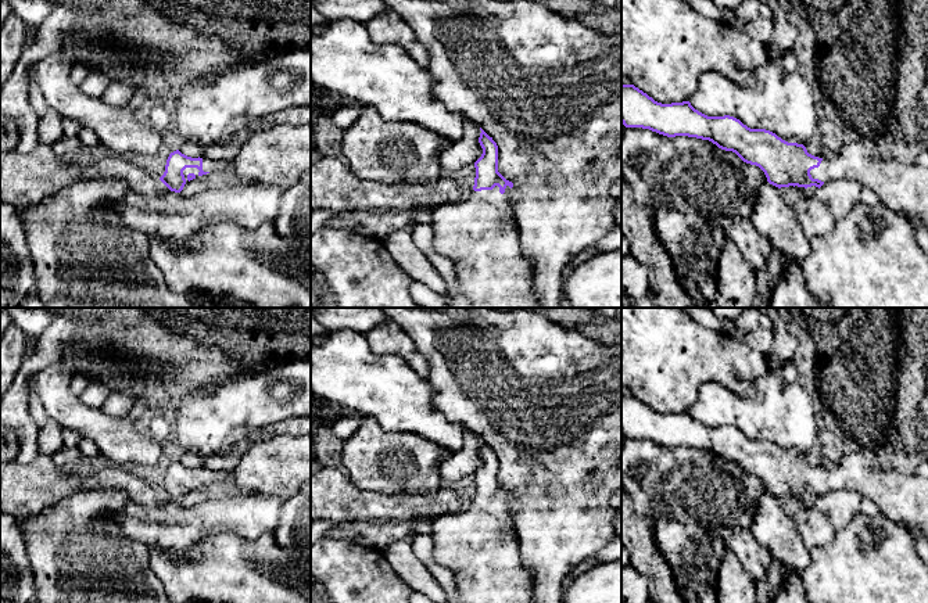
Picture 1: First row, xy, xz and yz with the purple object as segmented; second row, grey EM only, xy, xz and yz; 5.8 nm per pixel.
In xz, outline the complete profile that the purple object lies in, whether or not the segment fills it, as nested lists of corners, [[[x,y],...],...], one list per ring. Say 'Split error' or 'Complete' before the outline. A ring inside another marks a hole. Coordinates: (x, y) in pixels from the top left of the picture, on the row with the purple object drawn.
Split error. [[[481,128],[481,157],[474,162],[470,194],[433,209],[434,250],[455,265],[458,290],[442,294],[447,308],[538,308],[533,292],[533,269],[522,255],[515,211],[509,201],[513,183],[498,172],[498,146]]]

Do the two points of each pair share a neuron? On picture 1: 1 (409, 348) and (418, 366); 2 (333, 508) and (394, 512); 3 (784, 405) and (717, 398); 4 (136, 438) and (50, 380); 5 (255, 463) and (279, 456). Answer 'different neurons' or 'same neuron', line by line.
1: same neuron
2: same neuron
3: same neuron
4: same neuron
5: same neuron

